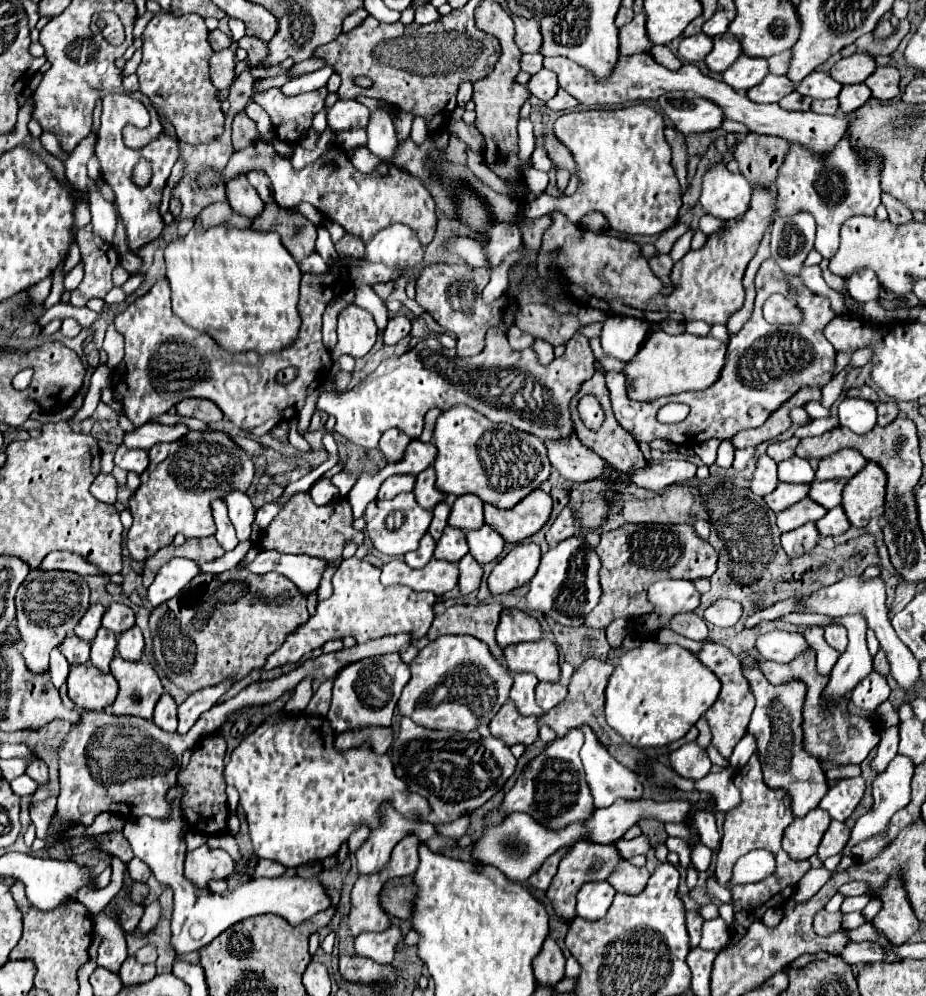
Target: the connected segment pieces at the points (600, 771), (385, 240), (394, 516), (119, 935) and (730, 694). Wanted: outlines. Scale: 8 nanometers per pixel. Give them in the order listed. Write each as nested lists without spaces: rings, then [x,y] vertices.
[[[582,726],[582,732],[586,736],[586,742],[584,742],[582,750],[580,750],[580,758],[582,758],[582,764],[584,764],[586,784],[590,788],[594,808],[612,806],[618,798],[622,798],[622,800],[638,800],[642,796],[642,784],[638,782],[638,776],[630,774],[630,770],[626,770],[624,766],[618,766],[618,762],[614,762],[614,758],[610,758],[608,750],[600,746],[596,734],[588,726]]]
[[[394,224],[380,230],[370,242],[366,242],[364,260],[386,262],[388,266],[402,264],[402,272],[408,272],[422,264],[424,248],[408,226]]]
[[[398,494],[392,500],[374,500],[366,508],[364,514],[366,520],[366,534],[372,542],[372,546],[384,554],[384,556],[404,556],[410,550],[418,548],[418,542],[422,534],[428,532],[428,526],[432,522],[430,510],[424,510],[418,506],[414,494]]]
[[[100,912],[94,916],[94,932],[104,938],[98,948],[98,966],[118,974],[122,962],[128,956],[122,928],[110,916]]]
[[[704,642],[704,646],[698,652],[698,658],[704,666],[708,666],[718,680],[722,682],[722,690],[718,694],[718,700],[706,710],[706,720],[712,730],[712,744],[718,748],[718,752],[728,760],[734,752],[734,746],[740,742],[740,738],[746,734],[748,718],[754,710],[754,696],[750,694],[750,688],[746,686],[746,680],[740,674],[740,660],[722,644]]]

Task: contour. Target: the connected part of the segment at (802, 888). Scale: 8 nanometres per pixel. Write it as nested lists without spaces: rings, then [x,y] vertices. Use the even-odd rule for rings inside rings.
[[[811,868],[796,884],[793,899],[798,903],[808,901],[830,879],[834,872],[826,868]]]

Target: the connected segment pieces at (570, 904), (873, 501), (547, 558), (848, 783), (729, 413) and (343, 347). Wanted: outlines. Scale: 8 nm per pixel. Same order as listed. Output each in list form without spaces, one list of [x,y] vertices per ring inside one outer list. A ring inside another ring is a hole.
[[[578,842],[570,848],[570,852],[562,858],[556,876],[552,878],[550,888],[546,890],[546,898],[552,902],[552,908],[556,912],[556,916],[564,922],[572,922],[576,918],[576,892],[582,888],[582,884],[590,882],[590,880],[606,880],[610,876],[610,870],[614,870],[614,866],[618,866],[622,858],[618,856],[618,852],[614,850],[614,846],[610,844],[590,844],[590,842]]]
[[[868,462],[862,472],[858,472],[854,478],[846,482],[840,504],[852,526],[856,528],[866,526],[870,520],[870,512],[874,508],[884,506],[886,496],[884,486],[886,486],[886,474],[874,462]]]
[[[574,534],[554,548],[550,548],[538,566],[538,572],[530,580],[530,592],[526,594],[528,604],[534,610],[540,610],[552,616],[562,626],[582,626],[584,618],[592,612],[592,608],[600,602],[600,584],[598,570],[600,558],[594,548],[580,536]]]
[[[862,776],[840,780],[828,788],[818,808],[826,810],[832,820],[844,822],[854,812],[854,808],[860,804],[864,790],[866,790],[866,782]]]
[[[766,262],[760,266],[756,274],[756,302],[752,316],[742,326],[738,334],[734,334],[728,342],[726,366],[722,370],[720,380],[708,390],[700,392],[680,392],[668,398],[660,398],[654,402],[636,402],[626,396],[626,378],[620,372],[606,372],[606,384],[610,392],[610,402],[616,420],[634,434],[638,442],[652,442],[656,438],[682,444],[698,444],[710,438],[728,440],[742,430],[758,428],[766,422],[766,418],[780,408],[790,396],[798,392],[802,386],[822,388],[830,382],[834,370],[834,346],[824,338],[822,330],[828,320],[832,320],[830,300],[818,296],[810,290],[796,290],[792,296],[802,310],[802,324],[798,326],[772,326],[762,318],[762,304],[772,294],[788,294],[788,286],[792,280],[778,280],[772,272],[766,270]],[[668,402],[684,402],[690,406],[690,414],[686,420],[678,424],[660,424],[656,420],[656,408]]]
[[[350,304],[338,316],[338,342],[330,350],[332,358],[348,354],[352,358],[362,358],[370,352],[376,342],[376,324],[370,312]]]

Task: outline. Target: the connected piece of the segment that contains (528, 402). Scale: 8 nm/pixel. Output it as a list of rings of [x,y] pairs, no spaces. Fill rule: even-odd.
[[[490,328],[486,334],[486,348],[476,356],[460,358],[456,356],[456,350],[442,348],[434,338],[420,340],[408,352],[382,360],[380,366],[352,390],[342,394],[338,394],[336,390],[320,394],[316,410],[332,414],[336,418],[336,432],[366,450],[376,448],[382,432],[388,428],[398,428],[406,436],[418,438],[422,434],[424,414],[430,408],[448,410],[450,406],[456,404],[466,404],[476,412],[484,414],[492,422],[504,422],[522,432],[534,434],[542,442],[552,442],[552,440],[564,440],[574,432],[574,422],[570,416],[570,400],[578,394],[580,386],[592,376],[594,376],[594,356],[588,346],[588,338],[582,334],[574,334],[566,342],[566,352],[560,358],[554,358],[550,364],[542,366],[532,348],[516,352],[508,346],[504,330]]]

